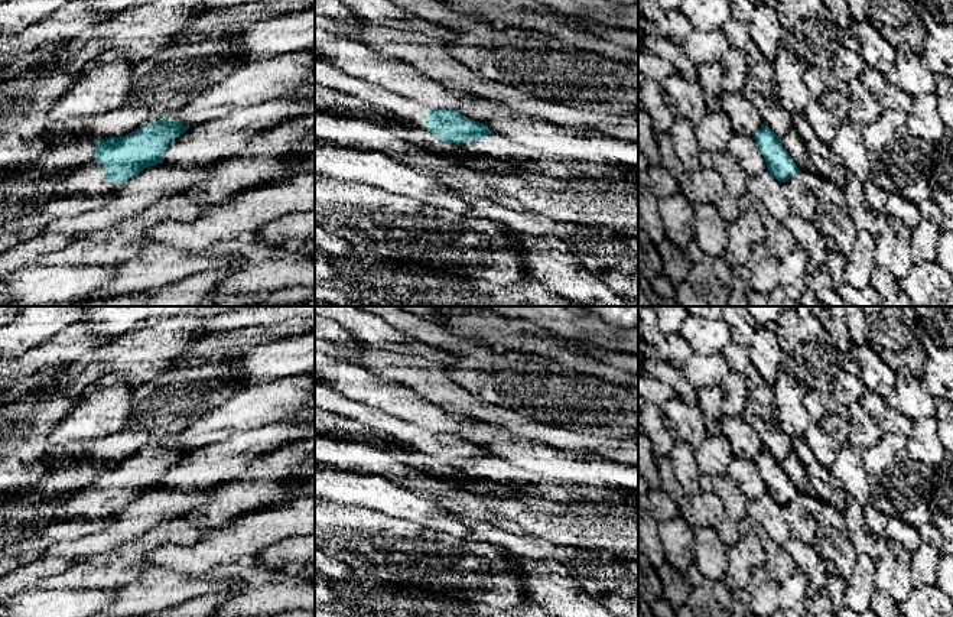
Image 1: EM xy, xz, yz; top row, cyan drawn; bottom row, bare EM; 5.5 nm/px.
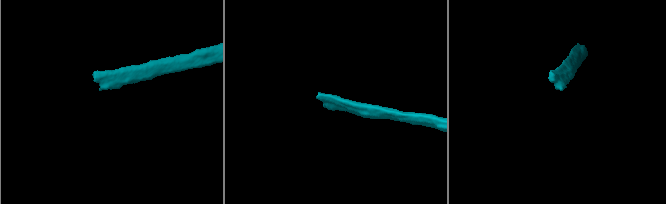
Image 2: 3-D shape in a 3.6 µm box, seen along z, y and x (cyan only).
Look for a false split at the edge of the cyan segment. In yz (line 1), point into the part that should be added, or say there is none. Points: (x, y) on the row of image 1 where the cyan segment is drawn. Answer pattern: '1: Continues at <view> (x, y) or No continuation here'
1: No continuation here

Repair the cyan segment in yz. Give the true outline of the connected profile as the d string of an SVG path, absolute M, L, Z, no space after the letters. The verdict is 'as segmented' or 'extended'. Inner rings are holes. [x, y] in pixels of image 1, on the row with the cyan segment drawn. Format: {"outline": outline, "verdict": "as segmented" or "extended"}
{"outline": "M762 126L754 139L765 159L767 169L778 182L786 182L790 178L797 176L798 168L796 162L783 146L781 137L778 137L770 127Z", "verdict": "as segmented"}

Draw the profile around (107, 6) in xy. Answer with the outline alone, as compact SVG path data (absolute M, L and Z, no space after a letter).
M87 0L91 7L101 10L105 14L113 14L120 10L134 7L140 0Z

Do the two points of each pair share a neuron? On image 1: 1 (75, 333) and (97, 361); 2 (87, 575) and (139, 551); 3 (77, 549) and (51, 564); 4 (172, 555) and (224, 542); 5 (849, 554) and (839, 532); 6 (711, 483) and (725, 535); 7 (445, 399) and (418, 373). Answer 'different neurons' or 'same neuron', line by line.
1: different neurons
2: same neuron
3: different neurons
4: same neuron
5: same neuron
6: same neuron
7: same neuron

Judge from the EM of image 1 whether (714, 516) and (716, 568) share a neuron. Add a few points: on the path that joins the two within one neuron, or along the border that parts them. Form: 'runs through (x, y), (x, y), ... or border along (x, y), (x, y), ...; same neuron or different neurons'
runs through (699, 525), (709, 554); same neuron

